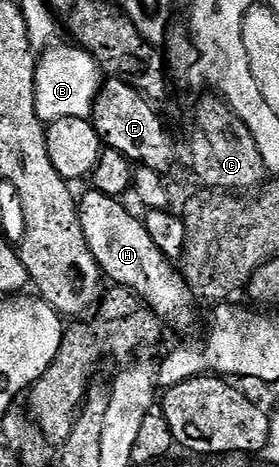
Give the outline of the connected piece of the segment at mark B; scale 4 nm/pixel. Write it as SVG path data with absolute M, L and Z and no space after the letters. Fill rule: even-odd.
M74 44L69 45L69 50L56 45L49 45L36 63L36 111L40 121L47 124L67 118L91 119L102 85L100 65L94 56Z

